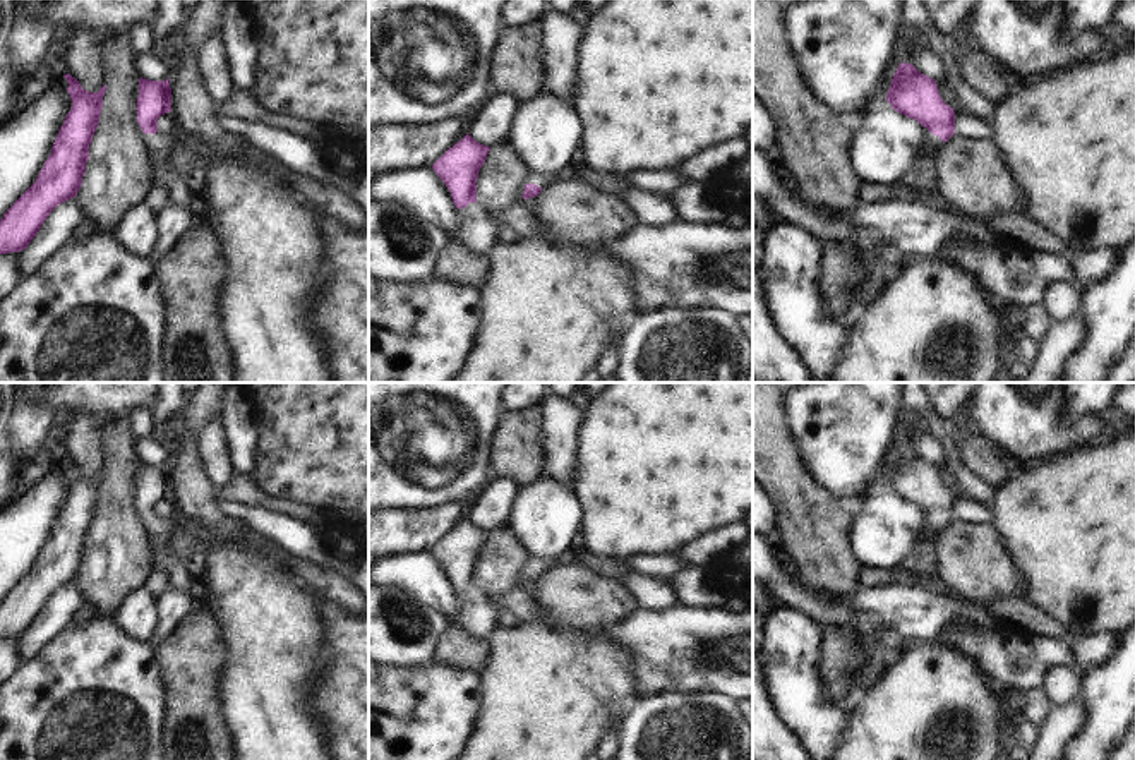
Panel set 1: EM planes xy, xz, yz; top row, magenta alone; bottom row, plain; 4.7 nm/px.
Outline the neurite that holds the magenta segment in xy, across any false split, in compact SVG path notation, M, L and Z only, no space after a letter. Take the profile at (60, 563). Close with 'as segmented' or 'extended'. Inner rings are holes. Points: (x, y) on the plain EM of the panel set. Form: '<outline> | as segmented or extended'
M70 458L63 461L69 467L72 492L36 566L0 604L0 638L24 635L50 597L58 588L75 582L82 570L106 468L98 477L89 477Z | as segmented

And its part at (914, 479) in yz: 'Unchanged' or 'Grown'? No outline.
Grown

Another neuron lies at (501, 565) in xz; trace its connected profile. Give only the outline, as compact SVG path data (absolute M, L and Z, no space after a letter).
M507 525L490 532L477 563L477 588L485 597L506 597L523 585L531 549Z

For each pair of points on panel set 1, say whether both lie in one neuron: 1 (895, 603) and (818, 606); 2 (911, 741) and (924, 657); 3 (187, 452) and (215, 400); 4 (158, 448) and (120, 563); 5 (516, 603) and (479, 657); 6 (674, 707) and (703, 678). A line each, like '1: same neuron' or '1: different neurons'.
1: same neuron
2: same neuron
3: same neuron
4: different neurons
5: different neurons
6: different neurons

